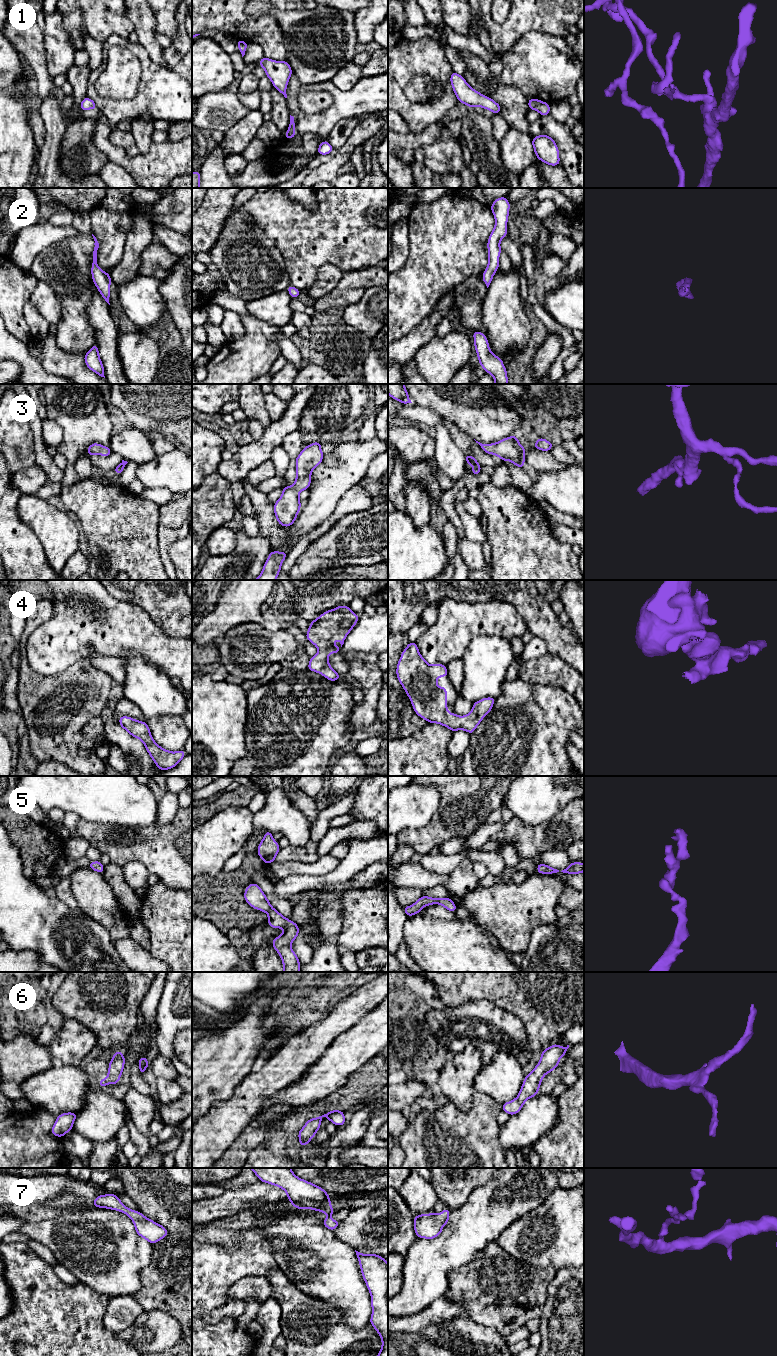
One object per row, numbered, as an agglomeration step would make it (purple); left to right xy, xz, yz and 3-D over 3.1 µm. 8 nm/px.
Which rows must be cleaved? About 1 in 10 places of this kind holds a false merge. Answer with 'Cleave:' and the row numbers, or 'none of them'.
Cleave: none of them

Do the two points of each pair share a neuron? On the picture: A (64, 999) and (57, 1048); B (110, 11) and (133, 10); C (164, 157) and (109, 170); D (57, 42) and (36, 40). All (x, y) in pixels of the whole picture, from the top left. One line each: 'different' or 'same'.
A: different
B: different
C: different
D: different

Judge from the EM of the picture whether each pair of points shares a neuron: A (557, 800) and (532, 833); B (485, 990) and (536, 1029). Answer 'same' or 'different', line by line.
A: different
B: same

